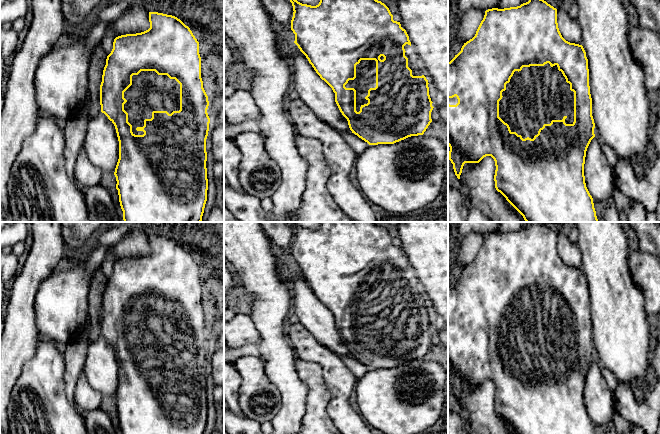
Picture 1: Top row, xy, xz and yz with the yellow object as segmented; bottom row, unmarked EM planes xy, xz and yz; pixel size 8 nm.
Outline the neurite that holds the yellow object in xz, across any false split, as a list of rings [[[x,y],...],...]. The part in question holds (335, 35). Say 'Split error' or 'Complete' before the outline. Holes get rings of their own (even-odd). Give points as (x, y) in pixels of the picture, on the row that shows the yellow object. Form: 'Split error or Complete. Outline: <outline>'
Split error. Outline: [[[290,0],[293,6],[293,17],[291,30],[295,34],[294,43],[306,56],[316,73],[324,80],[335,93],[335,102],[347,119],[352,133],[367,142],[369,145],[394,144],[411,136],[423,135],[430,123],[433,110],[432,101],[429,95],[428,80],[422,72],[422,65],[416,52],[411,49],[411,42],[405,29],[400,22],[393,20],[389,8],[378,0],[320,0],[316,6],[302,4],[297,0]]]

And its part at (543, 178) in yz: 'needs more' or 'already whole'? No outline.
needs more

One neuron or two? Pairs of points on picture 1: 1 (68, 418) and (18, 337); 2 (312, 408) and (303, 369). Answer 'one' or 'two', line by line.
1: two
2: one

